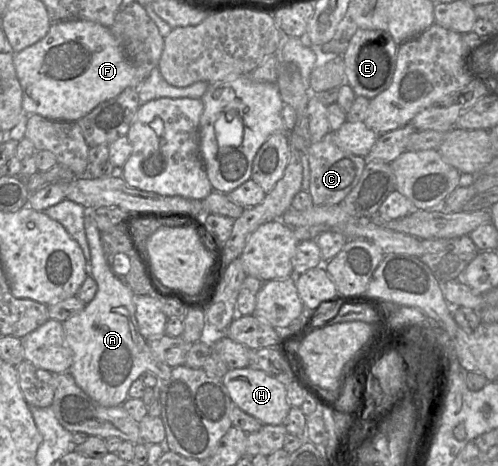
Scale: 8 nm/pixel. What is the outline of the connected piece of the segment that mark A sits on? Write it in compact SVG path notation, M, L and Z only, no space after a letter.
M85 209L85 217L84 217L84 229L86 233L86 238L90 250L90 255L91 255L91 277L96 281L98 285L97 292L93 298L92 301L90 301L88 304L86 304L85 308L79 312L78 314L66 319L62 325L63 325L63 330L65 334L65 340L68 346L70 347L72 354L73 354L73 363L72 366L69 369L69 372L73 376L76 384L95 402L98 404L104 406L104 407L113 407L113 406L121 406L123 403L129 398L128 395L128 390L131 386L131 384L138 379L143 373L145 372L151 372L155 374L159 380L167 380L172 371L172 367L170 367L168 364L165 362L159 360L150 350L147 344L147 340L140 334L138 331L137 327L137 321L135 317L135 295L131 291L129 287L124 285L115 275L111 272L107 261L105 259L102 243L101 243L101 232L96 226L96 223L94 219L89 215L86 214L86 209Z

